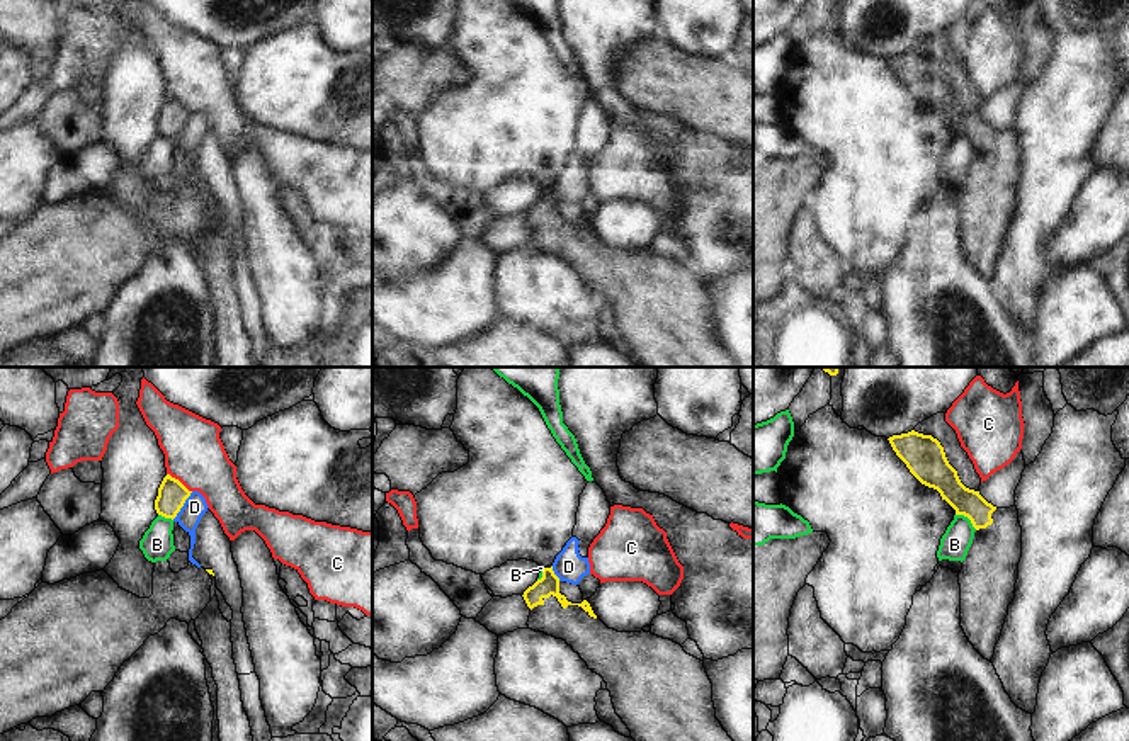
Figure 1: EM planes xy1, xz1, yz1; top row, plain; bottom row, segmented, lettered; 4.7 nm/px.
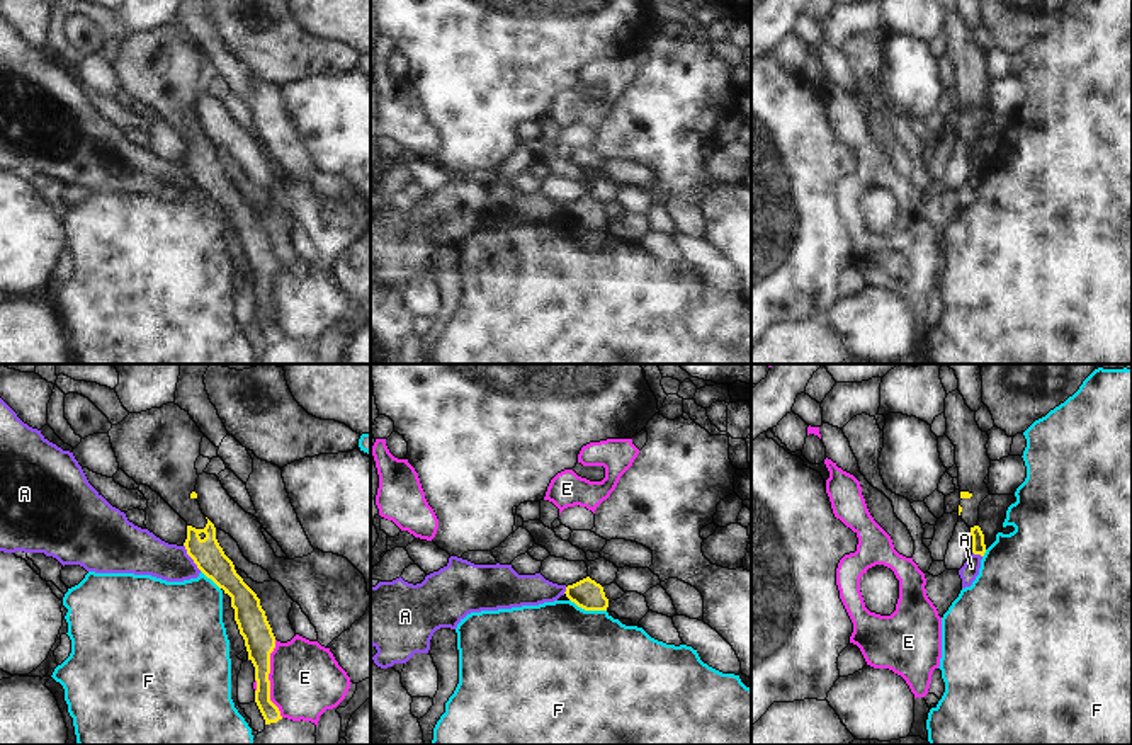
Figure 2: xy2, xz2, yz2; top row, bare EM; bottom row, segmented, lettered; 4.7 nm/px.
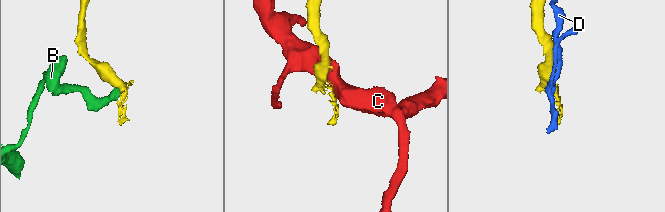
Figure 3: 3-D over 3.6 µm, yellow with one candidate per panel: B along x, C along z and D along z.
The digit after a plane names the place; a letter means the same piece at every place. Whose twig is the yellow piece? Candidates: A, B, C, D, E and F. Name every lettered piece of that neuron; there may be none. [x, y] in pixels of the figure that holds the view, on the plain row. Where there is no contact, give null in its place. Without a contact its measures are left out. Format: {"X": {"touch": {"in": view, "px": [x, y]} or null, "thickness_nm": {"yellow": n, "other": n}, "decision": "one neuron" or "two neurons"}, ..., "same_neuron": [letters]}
{"A": {"touch": {"in": "xy2", "px": [191, 176]}, "thickness_nm": {"yellow": 150, "other": 220}, "decision": "two neurons"}, "B": {"touch": {"in": "yz1", "px": [968, 136]}, "thickness_nm": {"yellow": 140, "other": 140}, "decision": "two neurons"}, "C": {"touch": {"in": "xy1", "px": [177, 99]}, "thickness_nm": {"yellow": 140, "other": 280}, "decision": "two neurons"}, "D": {"touch": {"in": "xy1", "px": [182, 124]}, "thickness_nm": {"yellow": 140, "other": 110}, "decision": "two neurons"}, "E": {"touch": {"in": "xy2", "px": [267, 298]}, "thickness_nm": {"yellow": 140, "other": 340}, "decision": "two neurons"}, "F": {"touch": {"in": "xz2", "px": [588, 228]}, "thickness_nm": {"yellow": 140, "other": 500}, "decision": "two neurons"}, "same_neuron": []}

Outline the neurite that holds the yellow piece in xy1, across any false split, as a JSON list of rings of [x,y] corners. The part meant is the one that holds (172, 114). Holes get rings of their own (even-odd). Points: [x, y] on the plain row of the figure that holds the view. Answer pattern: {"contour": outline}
{"contour": [[[167,93],[155,119],[156,133],[173,139],[190,112],[179,99]]]}

